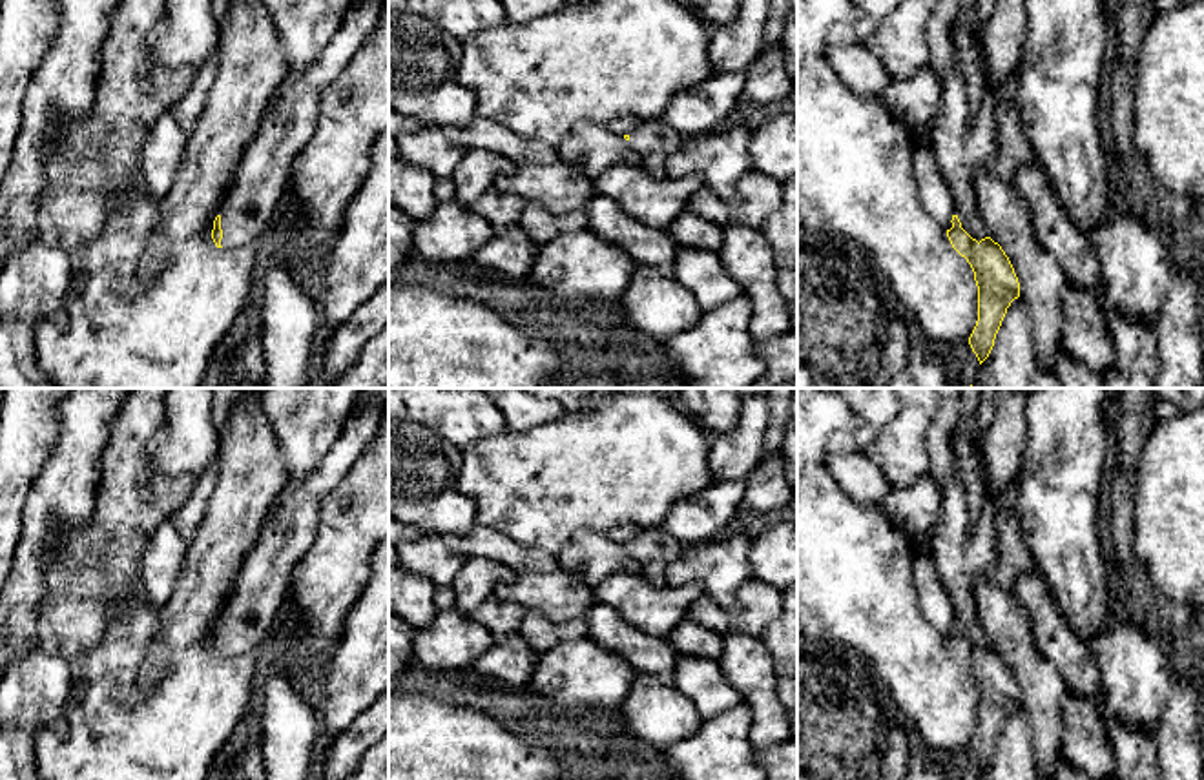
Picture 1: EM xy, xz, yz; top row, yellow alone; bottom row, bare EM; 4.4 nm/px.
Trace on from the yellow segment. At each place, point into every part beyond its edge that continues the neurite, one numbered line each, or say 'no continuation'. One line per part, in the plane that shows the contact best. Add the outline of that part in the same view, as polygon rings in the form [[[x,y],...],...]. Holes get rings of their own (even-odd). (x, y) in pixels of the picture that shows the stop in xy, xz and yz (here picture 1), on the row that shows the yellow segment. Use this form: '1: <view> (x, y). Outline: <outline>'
1: xy (261, 181). Outline: [[[352,0],[323,53],[308,69],[281,82],[219,210],[224,250],[266,239],[286,199],[292,164],[316,133],[321,97],[374,31],[383,2]]]

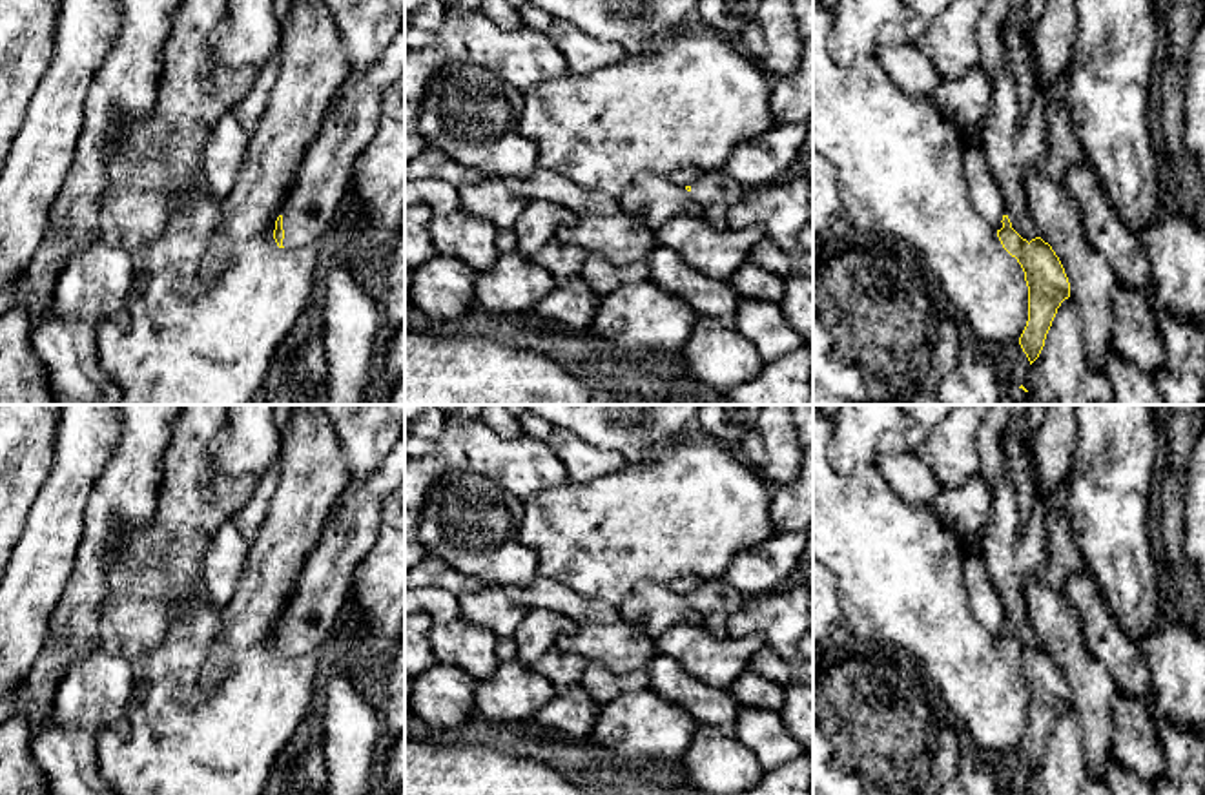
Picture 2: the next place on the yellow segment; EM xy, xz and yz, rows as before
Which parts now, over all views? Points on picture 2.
1: xy (323, 181). Outline: [[[405,24],[370,69],[343,82],[326,124],[308,146],[281,210],[286,250],[328,239],[348,199],[354,164],[377,133],[383,97],[403,73]]]

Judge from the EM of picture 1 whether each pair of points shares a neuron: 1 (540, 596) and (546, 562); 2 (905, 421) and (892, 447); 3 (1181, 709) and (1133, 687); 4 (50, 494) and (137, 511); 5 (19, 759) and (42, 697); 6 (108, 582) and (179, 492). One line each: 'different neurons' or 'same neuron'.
1: different neurons
2: same neuron
3: different neurons
4: different neurons
5: same neuron
6: same neuron

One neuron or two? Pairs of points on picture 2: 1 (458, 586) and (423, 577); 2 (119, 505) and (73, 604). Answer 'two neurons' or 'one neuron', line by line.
1: one neuron
2: one neuron

